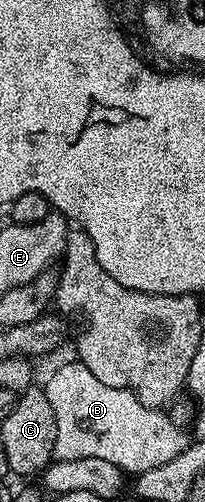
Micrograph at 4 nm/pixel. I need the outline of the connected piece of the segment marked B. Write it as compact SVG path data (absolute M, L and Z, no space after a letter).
M77 359L60 366L44 382L44 388L56 415L54 456L59 461L104 459L116 463L127 475L137 475L168 463L168 459L176 459L187 448L185 435L170 426L163 410L144 407L130 389L100 383Z

